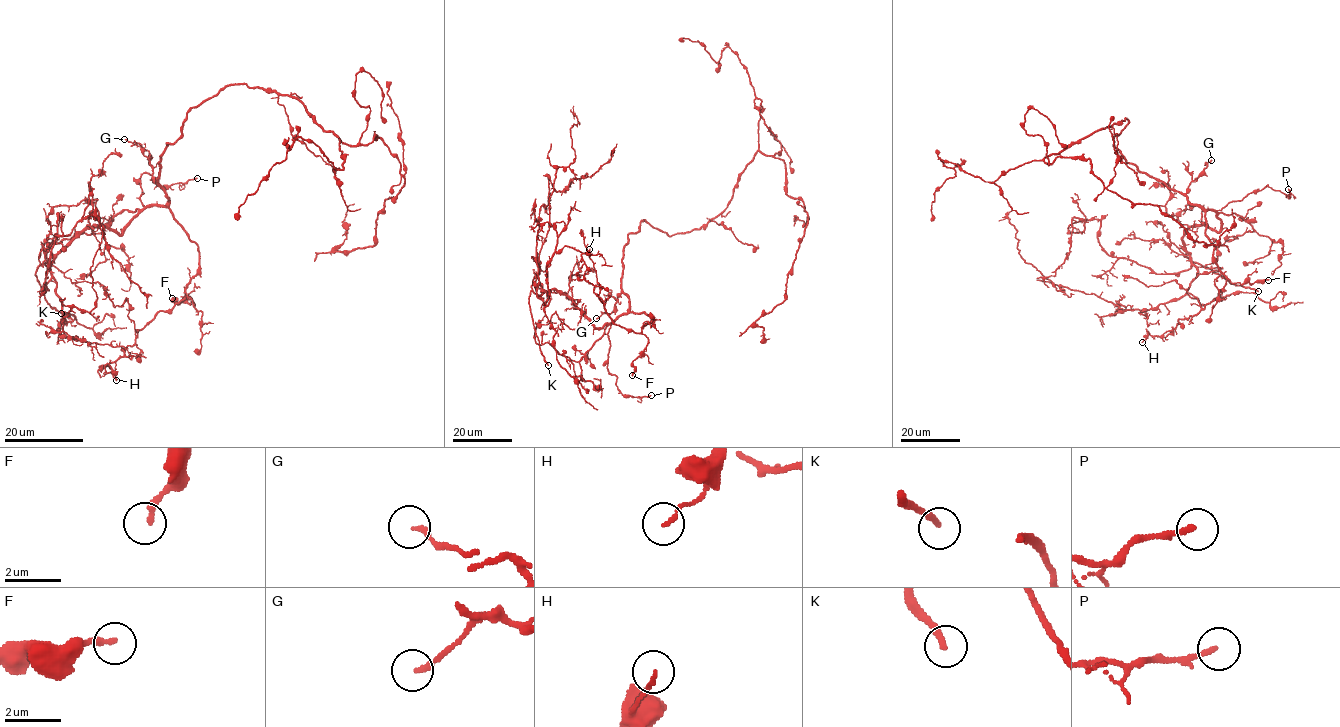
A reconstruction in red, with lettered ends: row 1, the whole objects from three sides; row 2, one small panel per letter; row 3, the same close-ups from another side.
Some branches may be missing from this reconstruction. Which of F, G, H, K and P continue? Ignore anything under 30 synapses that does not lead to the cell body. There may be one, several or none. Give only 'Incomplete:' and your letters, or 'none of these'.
Incomplete: K

